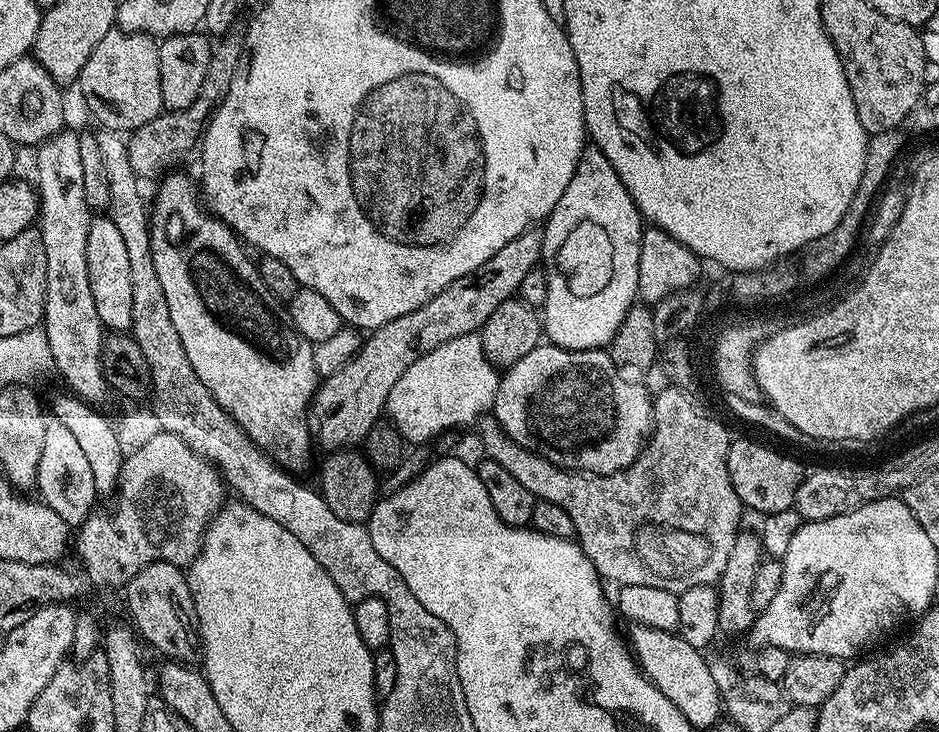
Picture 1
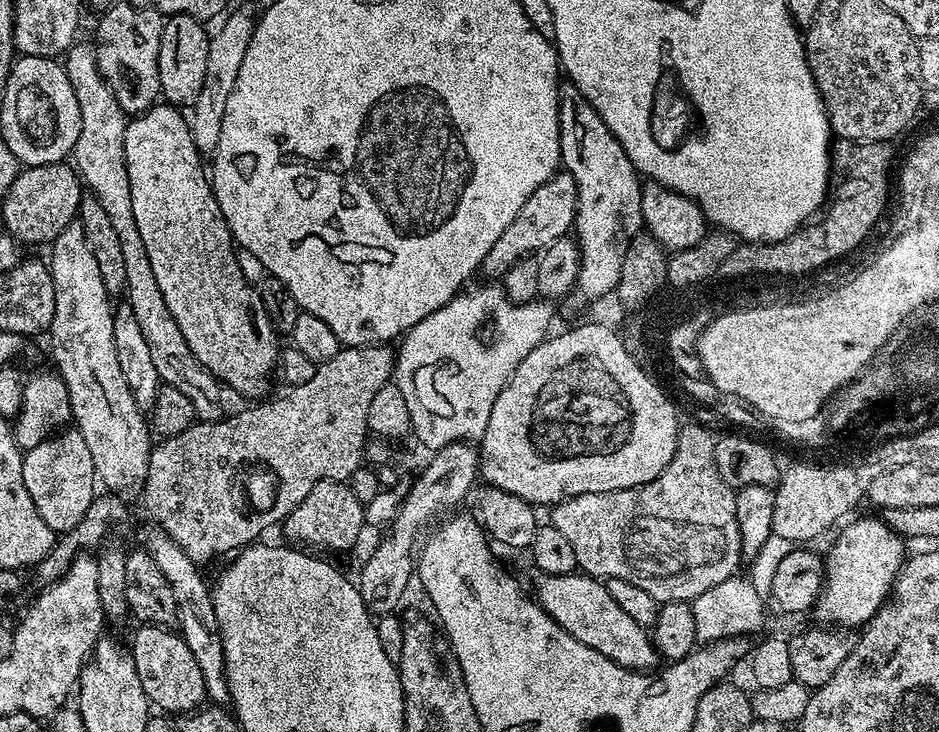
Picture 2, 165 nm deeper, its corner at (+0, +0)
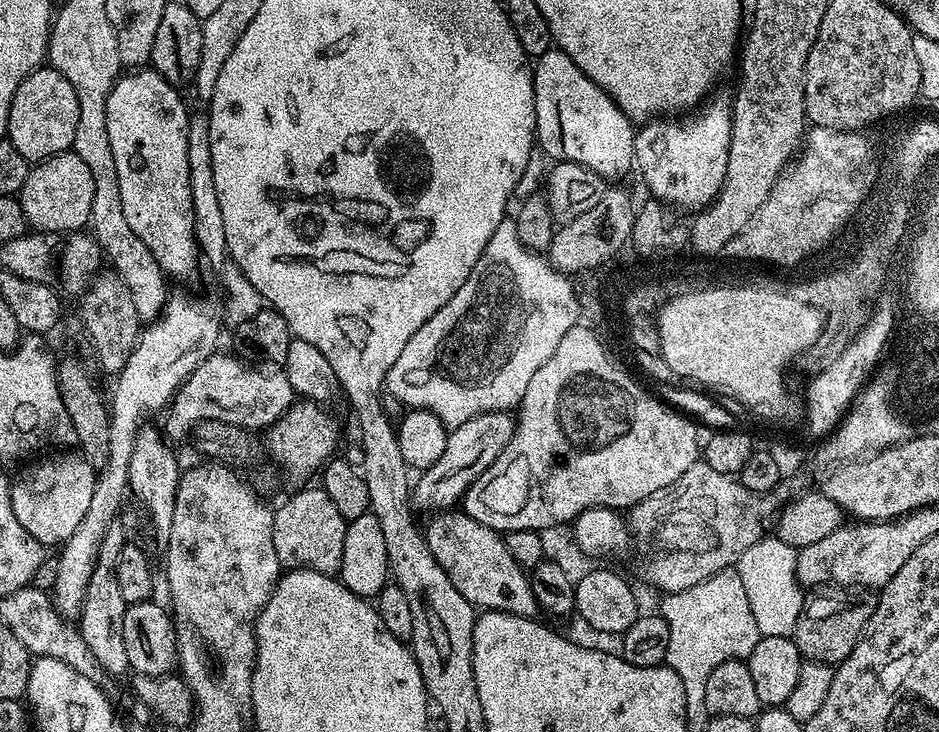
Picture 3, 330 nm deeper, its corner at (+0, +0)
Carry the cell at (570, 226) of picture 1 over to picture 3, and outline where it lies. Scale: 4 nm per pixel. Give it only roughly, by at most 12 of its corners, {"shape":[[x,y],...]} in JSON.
{"shape":[[557,47],[532,68],[536,144],[620,182],[636,128]]}

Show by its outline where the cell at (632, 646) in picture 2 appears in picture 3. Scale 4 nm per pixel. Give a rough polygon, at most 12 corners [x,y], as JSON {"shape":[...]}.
{"shape":[[463,510],[423,529],[430,554],[477,609],[537,615],[504,536]]}

